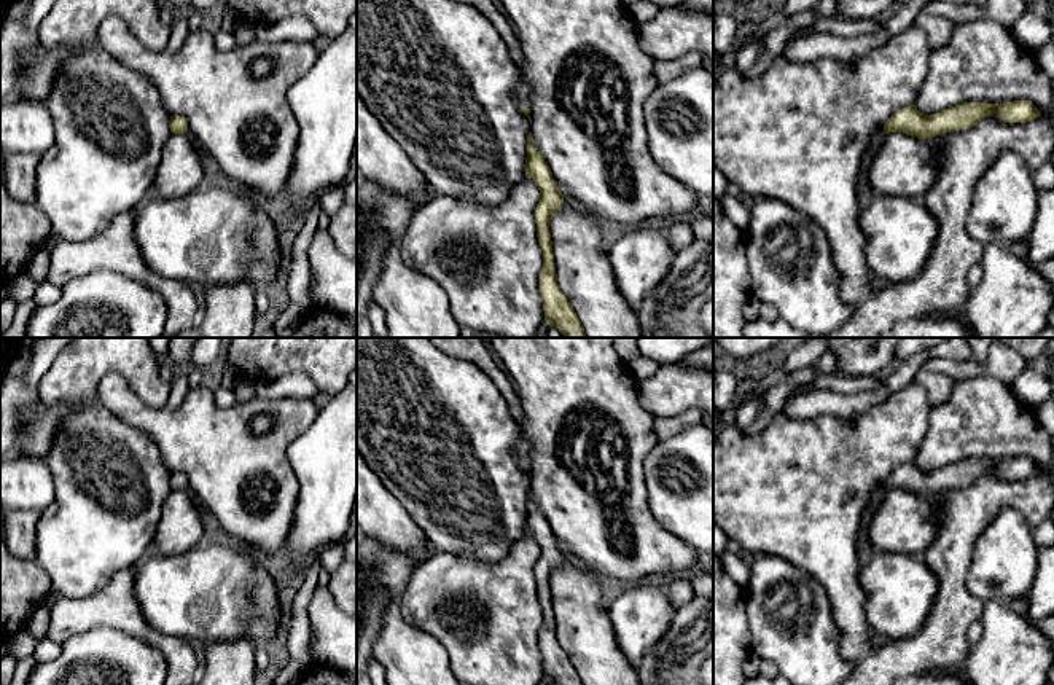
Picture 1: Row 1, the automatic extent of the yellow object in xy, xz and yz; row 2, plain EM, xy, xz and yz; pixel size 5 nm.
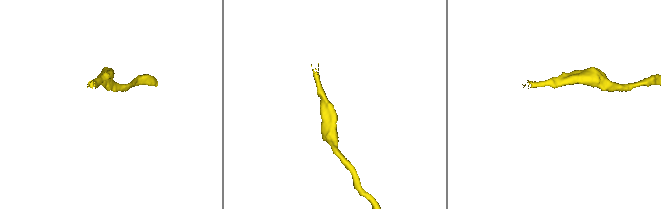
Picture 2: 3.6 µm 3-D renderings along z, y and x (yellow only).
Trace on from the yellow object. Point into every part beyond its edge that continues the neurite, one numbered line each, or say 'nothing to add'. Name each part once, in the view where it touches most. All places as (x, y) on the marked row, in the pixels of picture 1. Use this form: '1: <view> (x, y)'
1: xz (492, 13)

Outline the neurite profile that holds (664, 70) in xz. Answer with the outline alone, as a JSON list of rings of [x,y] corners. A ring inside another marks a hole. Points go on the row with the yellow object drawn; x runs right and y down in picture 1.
[[[689,51],[675,59],[654,61],[653,73],[659,83],[669,83],[685,72],[701,68],[702,61],[704,61],[702,54]]]

